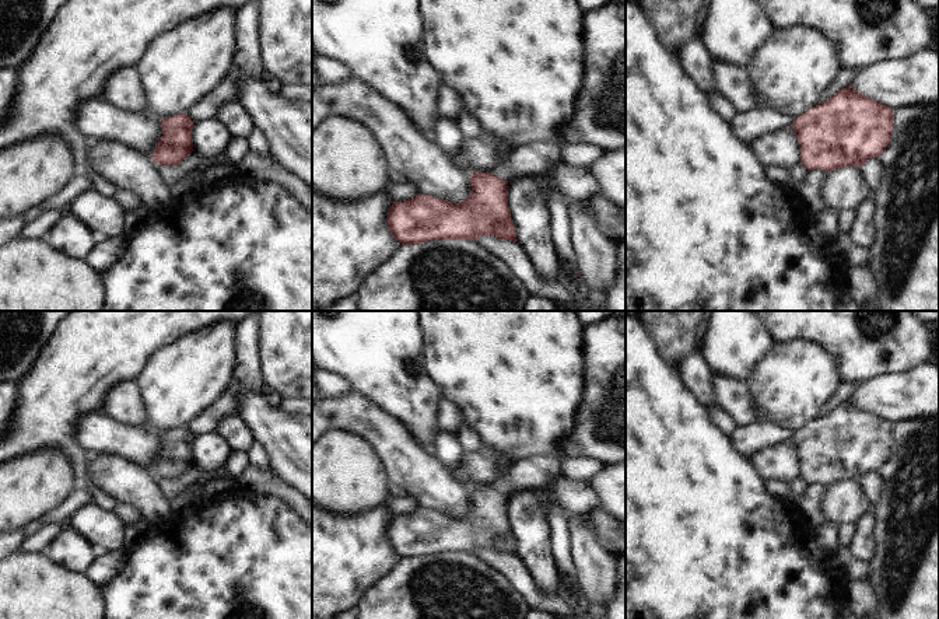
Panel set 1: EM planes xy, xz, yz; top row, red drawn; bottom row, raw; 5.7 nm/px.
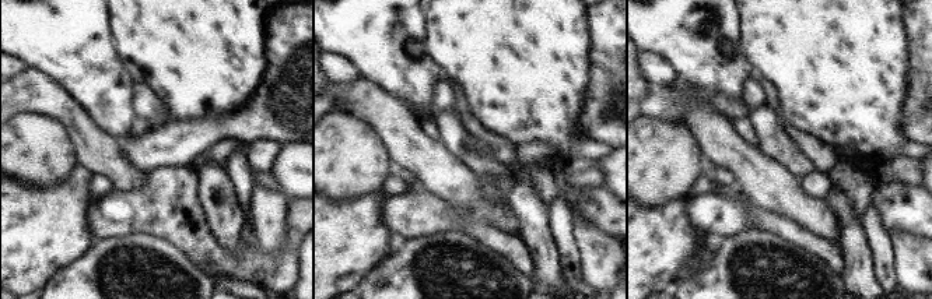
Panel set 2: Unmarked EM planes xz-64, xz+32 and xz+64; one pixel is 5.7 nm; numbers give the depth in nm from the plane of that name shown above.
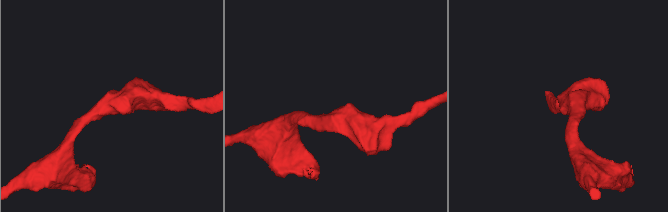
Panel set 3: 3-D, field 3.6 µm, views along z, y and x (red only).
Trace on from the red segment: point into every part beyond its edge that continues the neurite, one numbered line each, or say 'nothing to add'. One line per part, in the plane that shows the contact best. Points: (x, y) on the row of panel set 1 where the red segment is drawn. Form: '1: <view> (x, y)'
nothing to add

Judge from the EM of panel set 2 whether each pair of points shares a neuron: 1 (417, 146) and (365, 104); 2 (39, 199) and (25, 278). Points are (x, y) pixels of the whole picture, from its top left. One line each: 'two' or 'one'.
1: one
2: one

